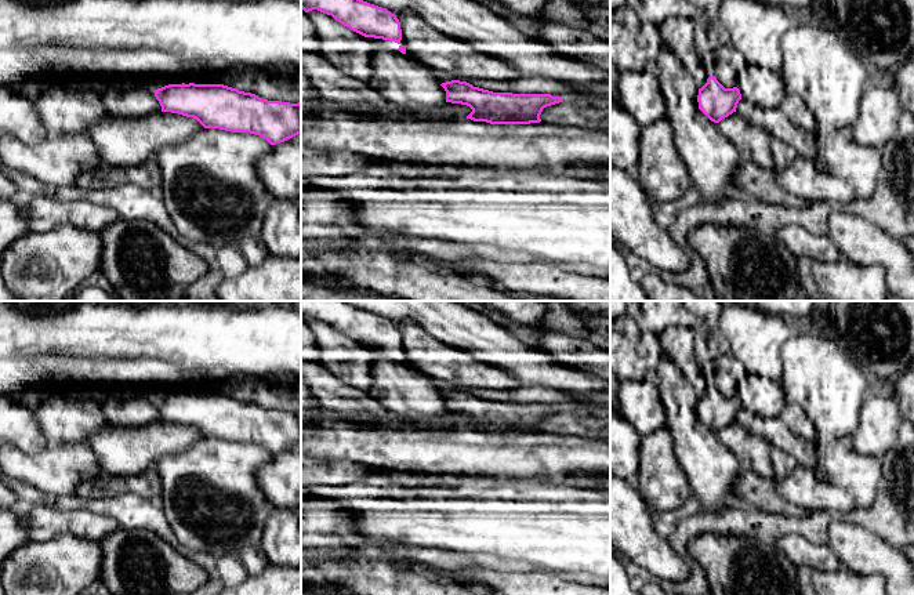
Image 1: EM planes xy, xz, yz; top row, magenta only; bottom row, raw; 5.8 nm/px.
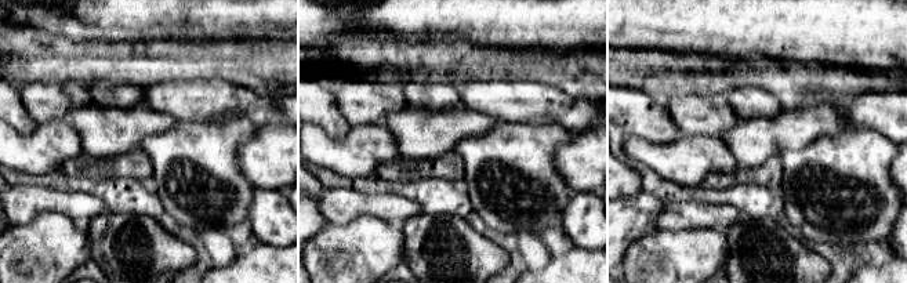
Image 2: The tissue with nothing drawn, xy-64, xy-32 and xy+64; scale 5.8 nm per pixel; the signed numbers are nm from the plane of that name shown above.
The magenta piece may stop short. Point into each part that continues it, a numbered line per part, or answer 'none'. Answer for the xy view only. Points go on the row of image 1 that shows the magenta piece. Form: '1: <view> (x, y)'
none

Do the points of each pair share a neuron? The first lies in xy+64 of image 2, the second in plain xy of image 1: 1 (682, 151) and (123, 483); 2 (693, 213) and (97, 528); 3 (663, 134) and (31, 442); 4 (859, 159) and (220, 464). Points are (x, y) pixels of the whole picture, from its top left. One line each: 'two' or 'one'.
1: two
2: one
3: one
4: one

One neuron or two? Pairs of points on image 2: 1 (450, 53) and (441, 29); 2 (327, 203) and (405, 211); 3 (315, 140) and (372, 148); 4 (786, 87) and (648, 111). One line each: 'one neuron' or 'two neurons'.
1: two neurons
2: one neuron
3: one neuron
4: two neurons

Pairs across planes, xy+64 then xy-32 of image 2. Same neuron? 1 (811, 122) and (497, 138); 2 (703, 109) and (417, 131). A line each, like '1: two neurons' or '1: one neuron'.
1: two neurons
2: two neurons

